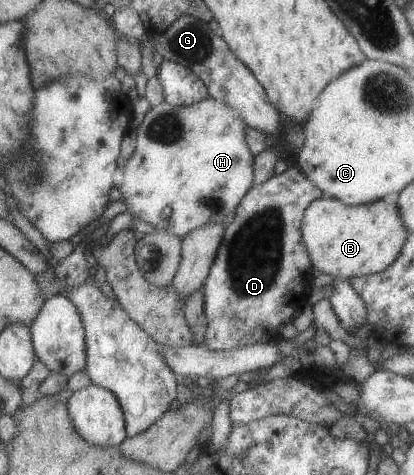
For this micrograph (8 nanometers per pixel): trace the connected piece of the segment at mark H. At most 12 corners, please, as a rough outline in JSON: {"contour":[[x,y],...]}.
{"contour":[[164,99],[117,186],[181,239],[254,186],[244,120]]}

